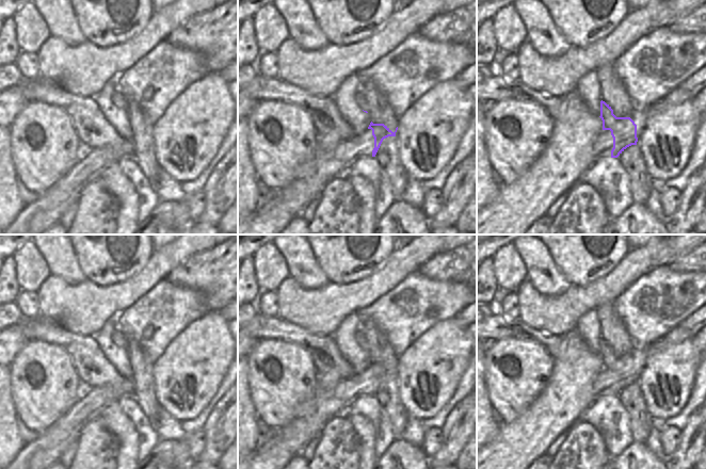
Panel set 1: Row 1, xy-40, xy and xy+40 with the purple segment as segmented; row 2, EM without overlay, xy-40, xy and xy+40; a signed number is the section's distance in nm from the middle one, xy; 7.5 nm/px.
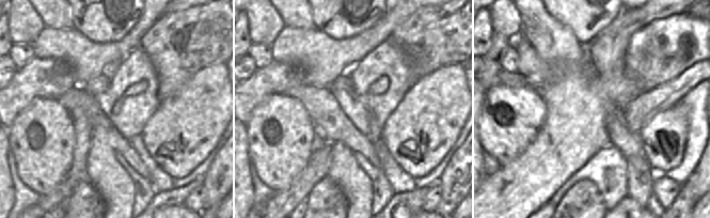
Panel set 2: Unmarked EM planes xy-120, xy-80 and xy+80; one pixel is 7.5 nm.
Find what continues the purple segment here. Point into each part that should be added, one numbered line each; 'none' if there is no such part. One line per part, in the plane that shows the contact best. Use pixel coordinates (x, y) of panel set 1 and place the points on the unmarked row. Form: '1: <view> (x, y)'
1: xy (359, 337).

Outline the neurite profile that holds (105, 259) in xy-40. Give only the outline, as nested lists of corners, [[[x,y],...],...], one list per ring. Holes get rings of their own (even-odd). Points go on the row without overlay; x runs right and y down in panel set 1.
[[[69,234],[85,278],[111,286],[139,273],[155,250],[148,234]]]

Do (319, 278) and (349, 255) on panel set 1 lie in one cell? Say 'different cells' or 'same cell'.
different cells

